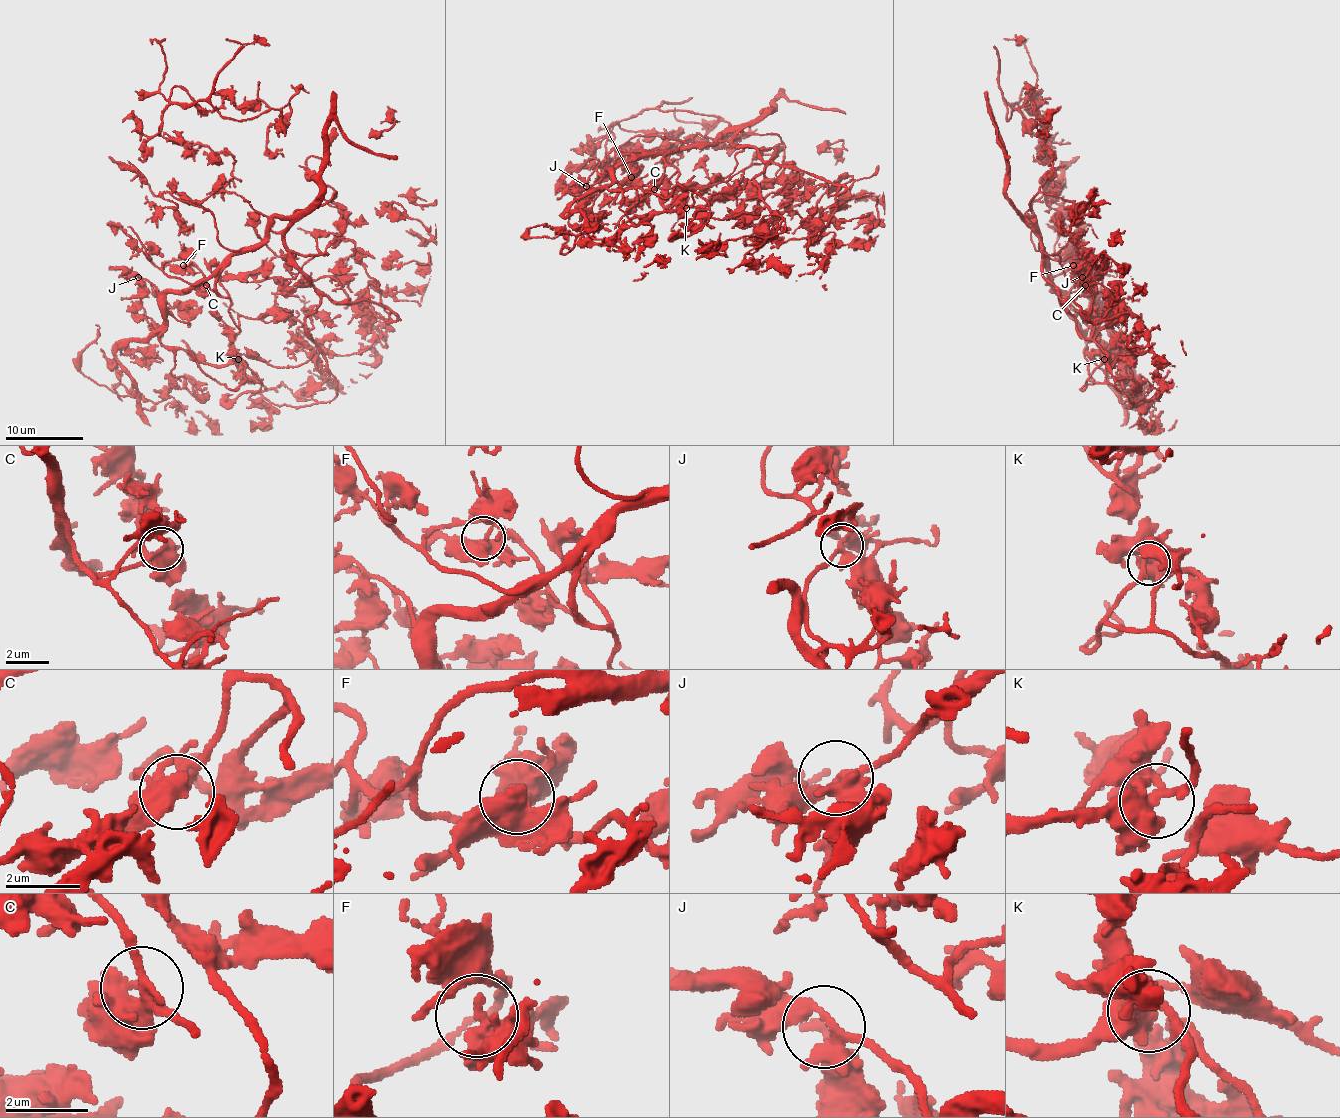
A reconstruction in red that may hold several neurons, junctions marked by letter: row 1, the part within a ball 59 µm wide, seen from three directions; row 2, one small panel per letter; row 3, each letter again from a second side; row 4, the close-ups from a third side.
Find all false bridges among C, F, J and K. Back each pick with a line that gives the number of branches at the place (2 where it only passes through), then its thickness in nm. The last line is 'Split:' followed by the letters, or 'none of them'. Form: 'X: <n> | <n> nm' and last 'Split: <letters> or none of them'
Split: none of them

